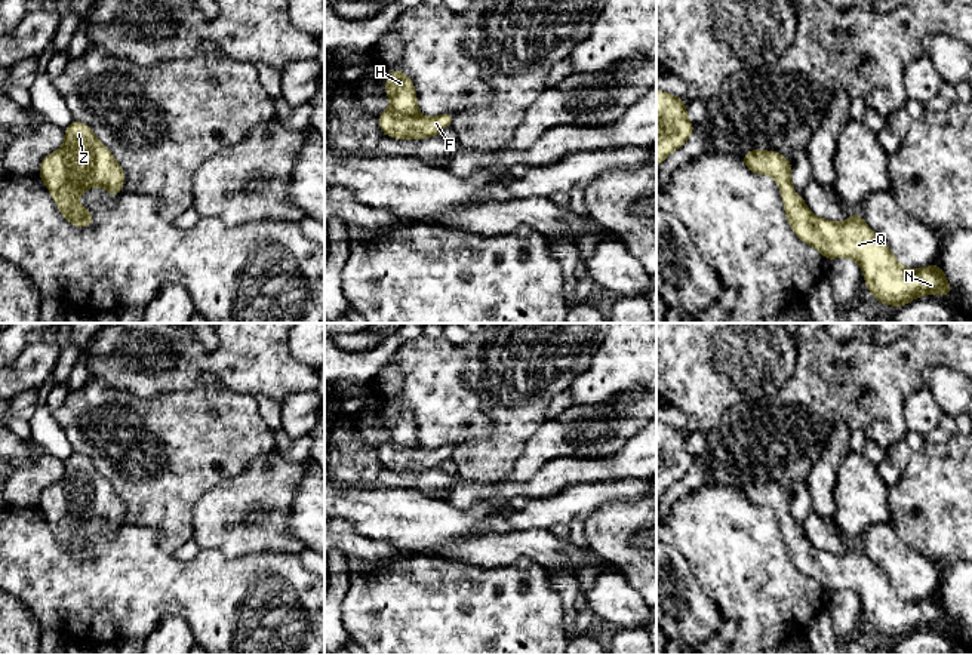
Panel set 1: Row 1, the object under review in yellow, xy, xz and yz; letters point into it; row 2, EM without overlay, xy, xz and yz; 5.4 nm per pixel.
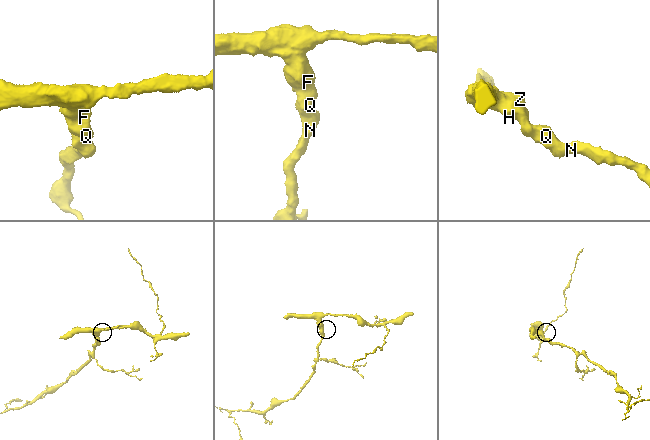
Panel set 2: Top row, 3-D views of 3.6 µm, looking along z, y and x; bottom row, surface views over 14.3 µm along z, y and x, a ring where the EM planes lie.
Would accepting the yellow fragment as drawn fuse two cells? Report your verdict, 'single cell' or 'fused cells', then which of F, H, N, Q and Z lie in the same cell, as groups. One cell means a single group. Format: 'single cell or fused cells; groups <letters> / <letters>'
single cell; groups F H N Q Z

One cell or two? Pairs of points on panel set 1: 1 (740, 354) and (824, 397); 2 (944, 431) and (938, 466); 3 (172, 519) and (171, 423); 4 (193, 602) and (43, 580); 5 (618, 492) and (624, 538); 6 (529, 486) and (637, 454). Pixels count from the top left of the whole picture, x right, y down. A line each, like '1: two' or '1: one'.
1: two
2: two
3: one
4: one
5: two
6: one

